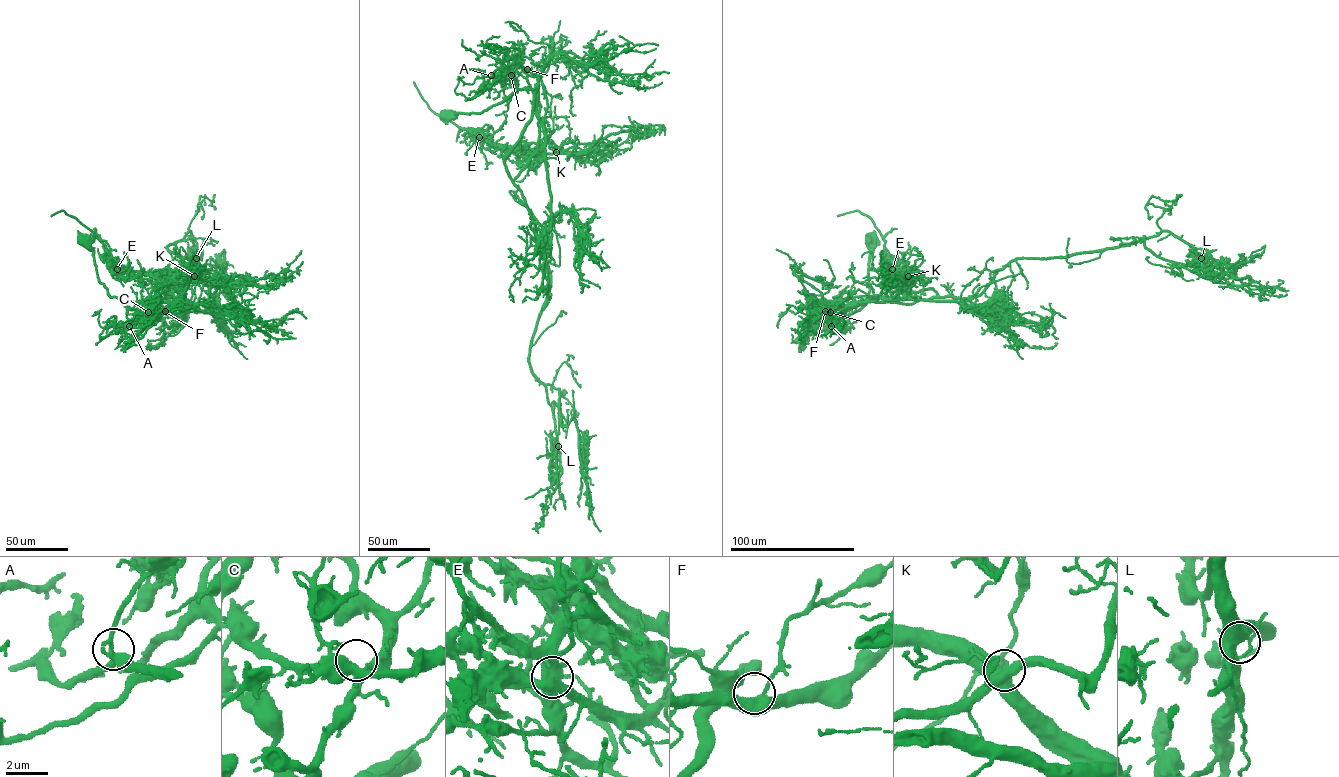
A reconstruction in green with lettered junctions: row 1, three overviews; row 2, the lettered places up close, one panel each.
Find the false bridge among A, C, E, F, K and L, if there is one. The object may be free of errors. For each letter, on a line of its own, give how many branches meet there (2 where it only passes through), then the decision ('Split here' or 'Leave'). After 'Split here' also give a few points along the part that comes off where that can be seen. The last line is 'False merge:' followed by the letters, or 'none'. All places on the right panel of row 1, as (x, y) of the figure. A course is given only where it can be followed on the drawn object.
A: Branches: 4. Leave
C: Branches: 4. Leave
E: Branches: 4. Split here. Course of the part to remove: (892, 269), (891, 259), (884, 255), (884, 238), (869, 217), (857, 210), (837, 216)
F: Branches: 3. Leave
K: Branches: 3. Leave
L: Branches: 4. Leave
False merge: E

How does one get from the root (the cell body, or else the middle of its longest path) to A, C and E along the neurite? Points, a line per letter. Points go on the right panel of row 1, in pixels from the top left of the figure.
A: (873, 241), (868, 301), (858, 310), (831, 320), (831, 326)
C: (873, 241), (868, 301), (858, 310), (845, 316), (828, 319), (830, 312)
E: (873, 241), (868, 301), (858, 311), (845, 314), (846, 309), (866, 300), (896, 297), (902, 274), (892, 269)

